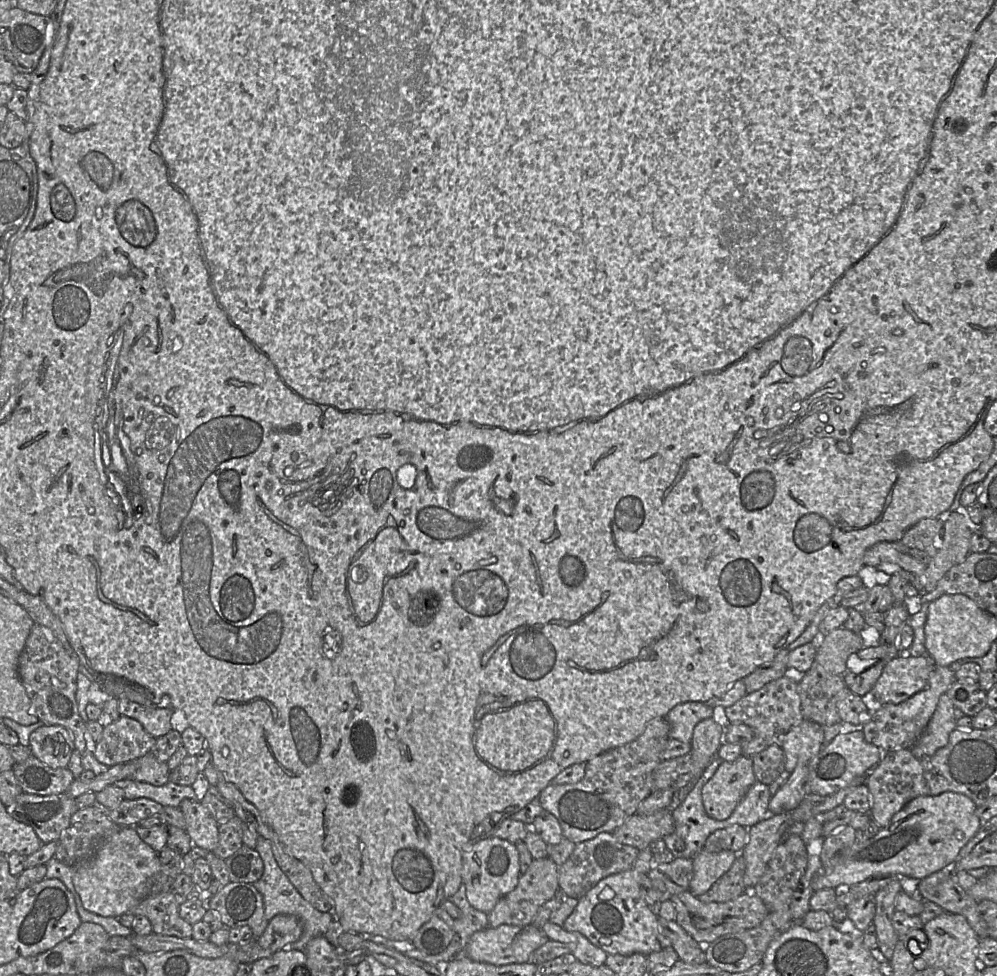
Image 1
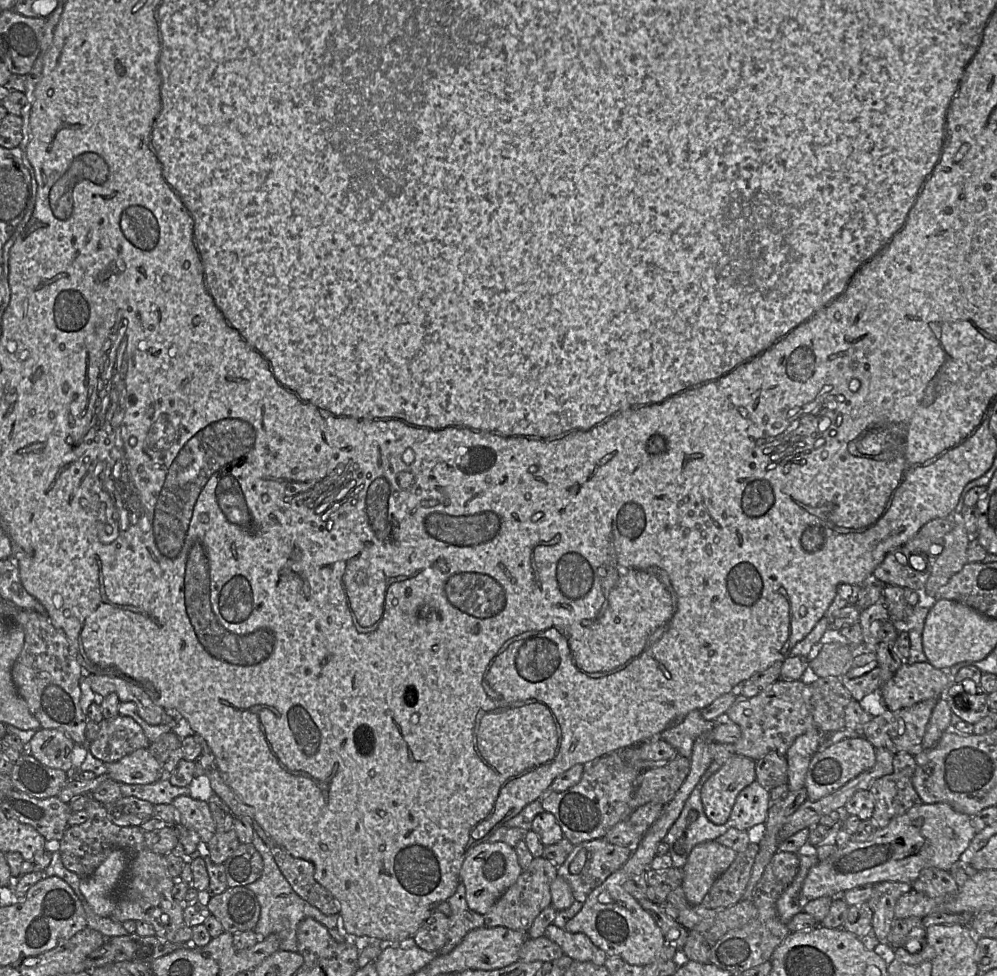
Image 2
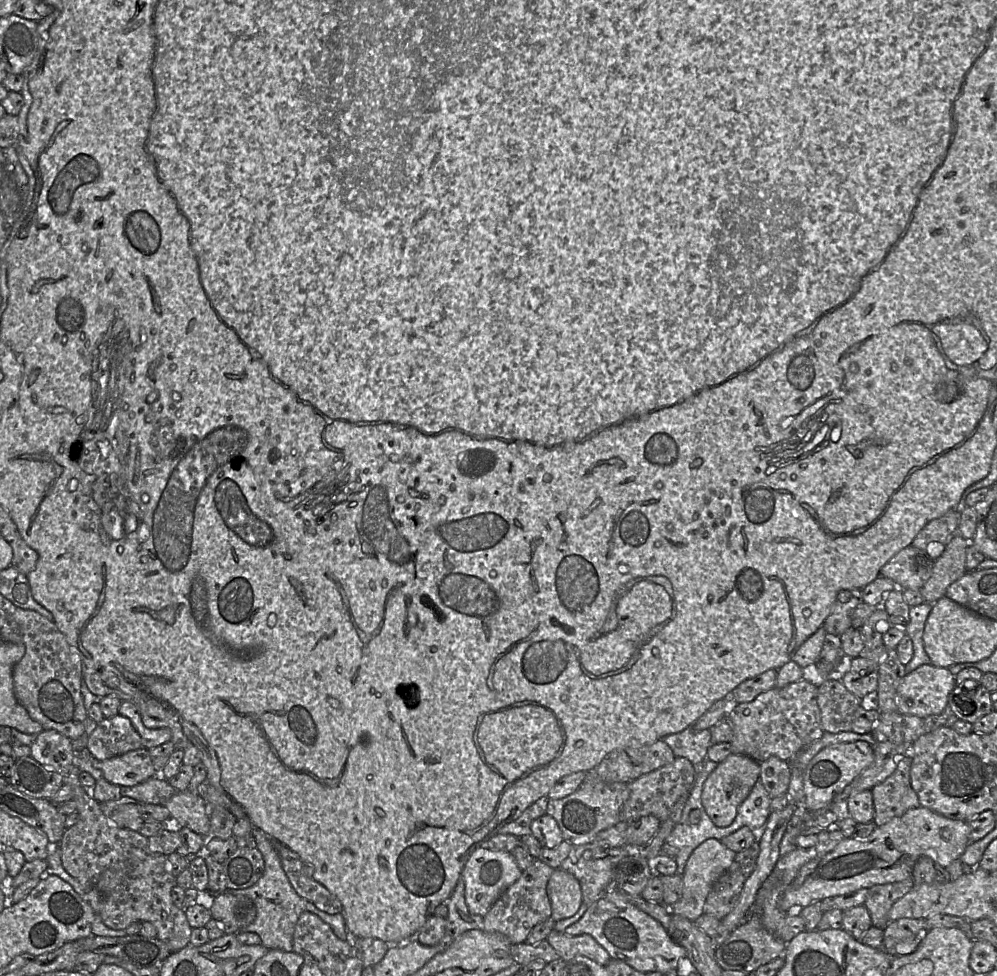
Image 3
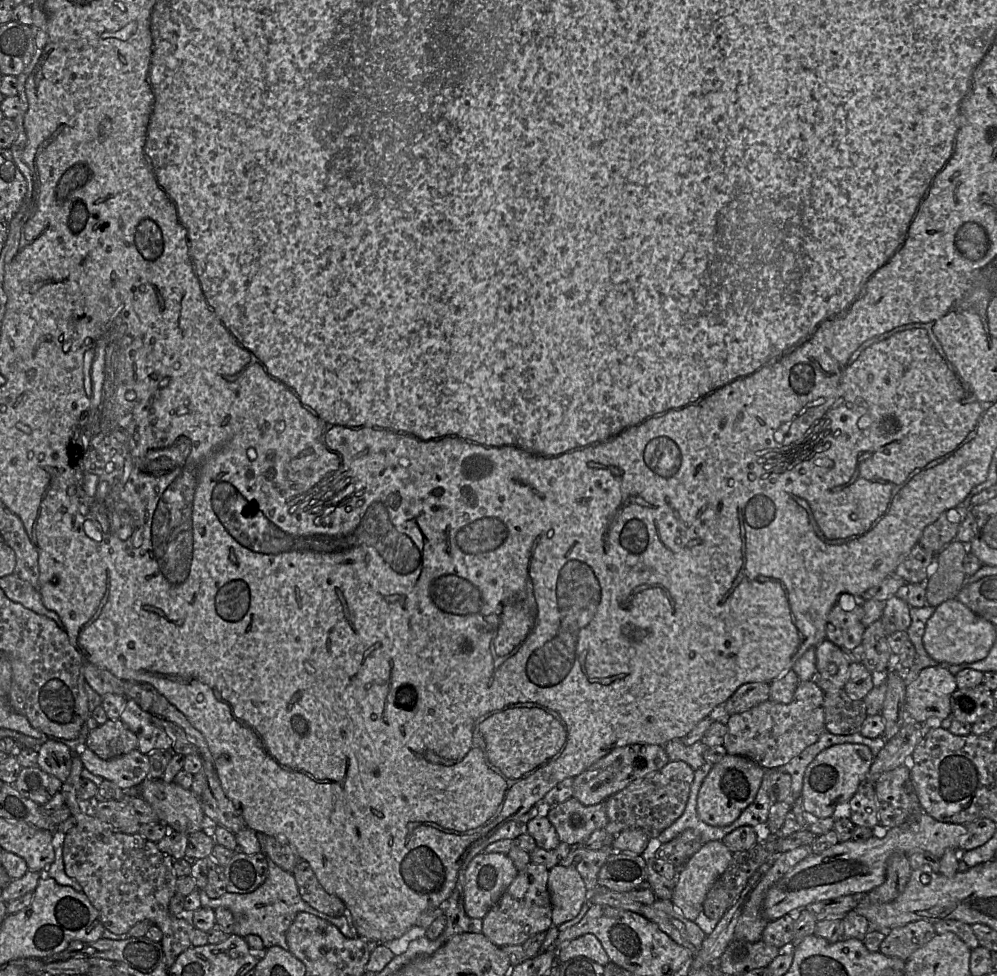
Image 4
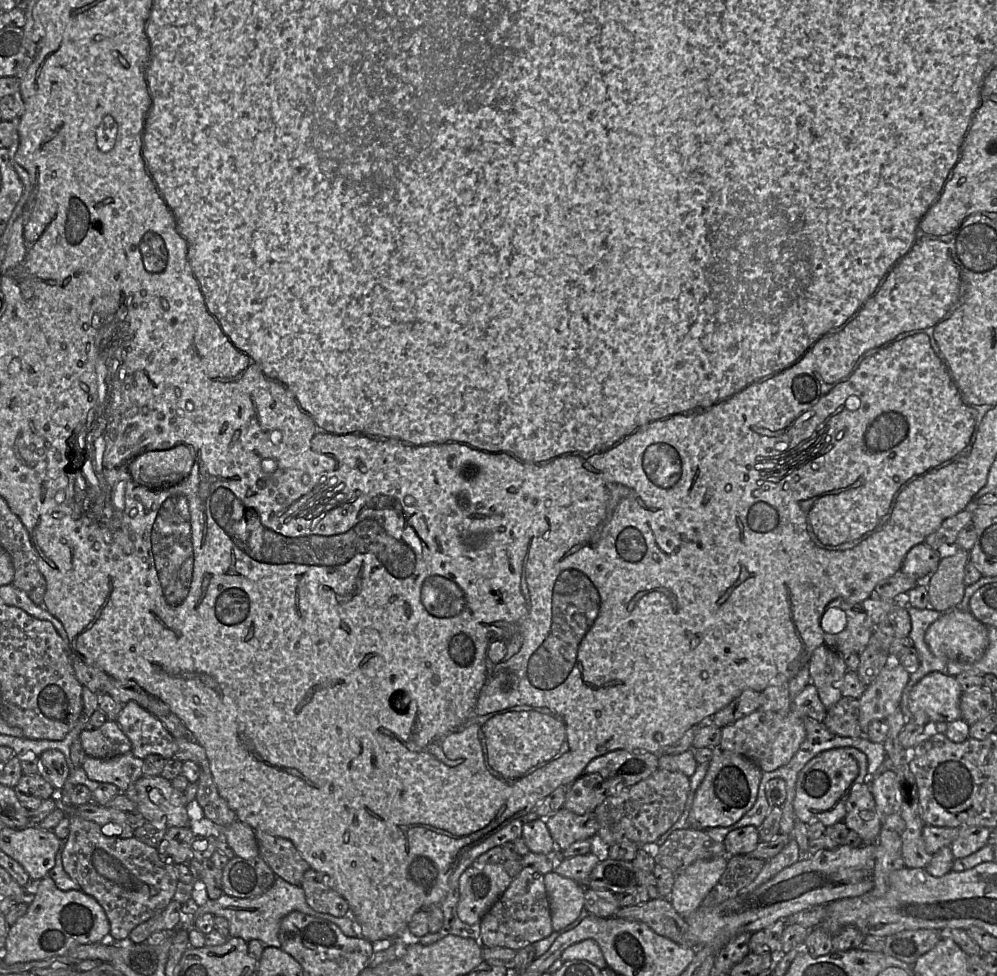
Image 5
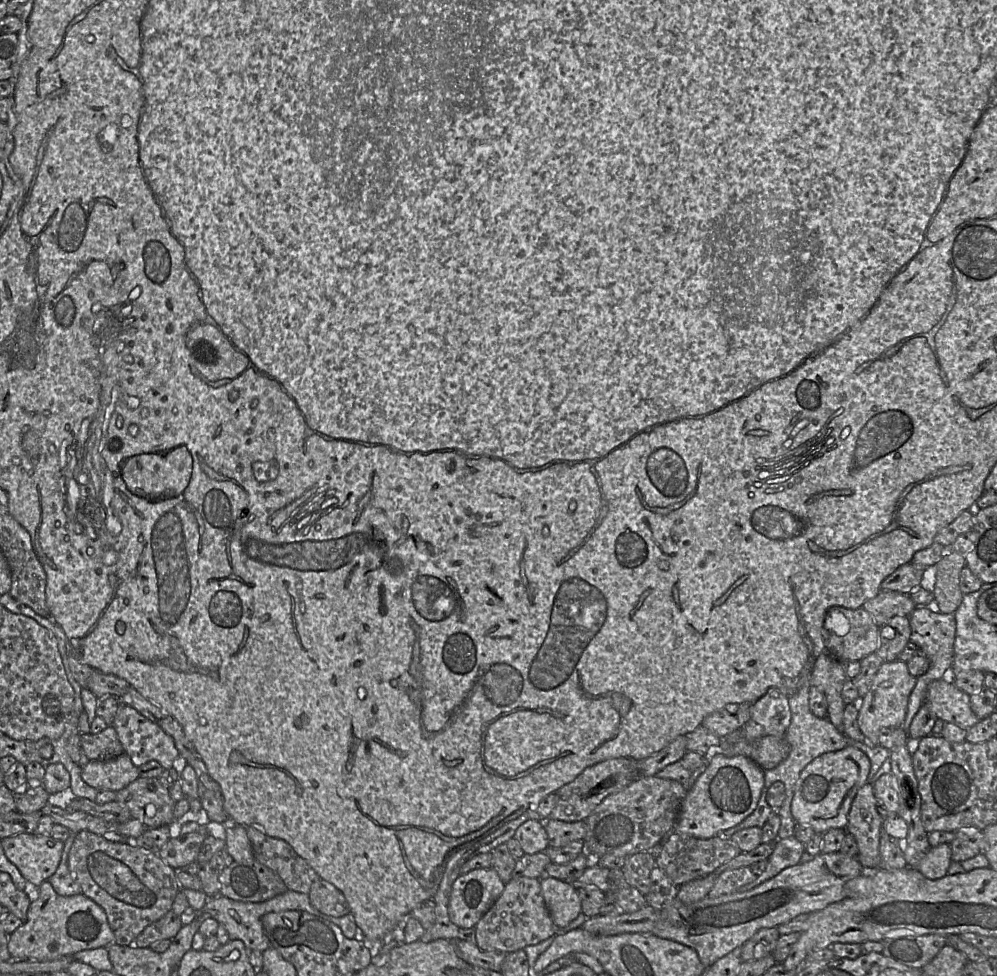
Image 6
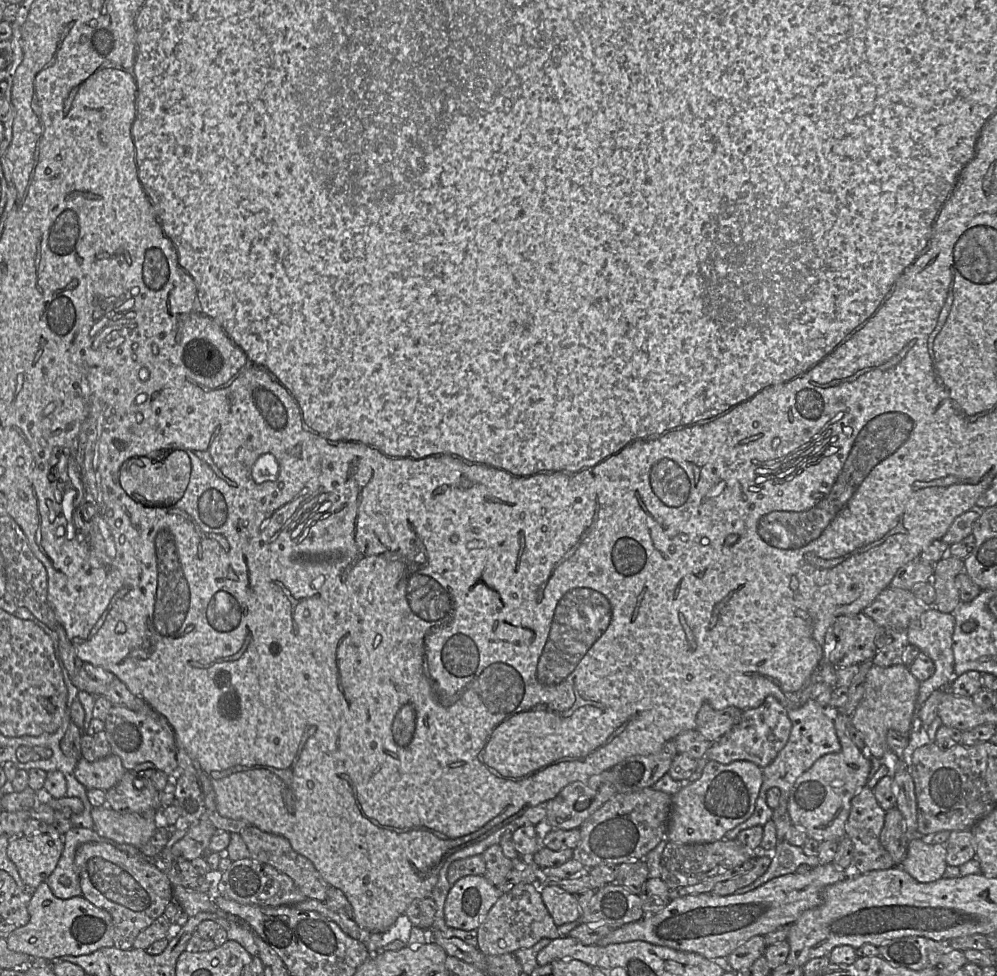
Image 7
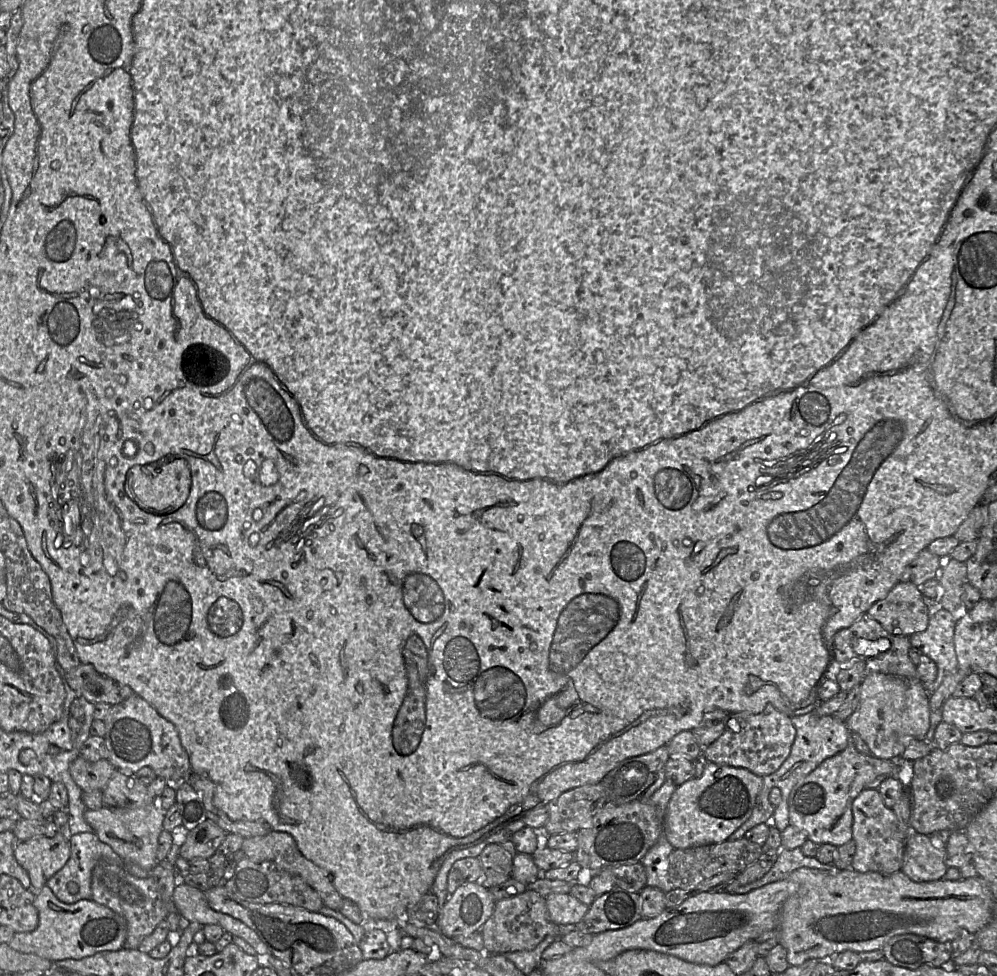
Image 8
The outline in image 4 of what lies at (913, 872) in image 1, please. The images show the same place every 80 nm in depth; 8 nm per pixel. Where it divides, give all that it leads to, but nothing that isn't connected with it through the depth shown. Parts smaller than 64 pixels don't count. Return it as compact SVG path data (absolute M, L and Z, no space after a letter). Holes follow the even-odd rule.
M922 811L901 825L886 828L878 823L873 830L874 835L868 840L839 842L796 864L767 892L763 903L765 918L774 921L787 914L795 915L813 903L854 893L868 893L885 881L887 860L892 854L902 852L910 855L917 851L927 851L941 858L947 849L959 849L967 825L941 822Z

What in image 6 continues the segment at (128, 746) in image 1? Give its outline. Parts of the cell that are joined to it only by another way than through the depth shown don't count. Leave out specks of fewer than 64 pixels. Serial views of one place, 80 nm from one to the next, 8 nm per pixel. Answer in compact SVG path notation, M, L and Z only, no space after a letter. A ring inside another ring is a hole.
M108 725L104 730L96 734L81 734L80 740L89 760L108 761L125 753L112 725Z

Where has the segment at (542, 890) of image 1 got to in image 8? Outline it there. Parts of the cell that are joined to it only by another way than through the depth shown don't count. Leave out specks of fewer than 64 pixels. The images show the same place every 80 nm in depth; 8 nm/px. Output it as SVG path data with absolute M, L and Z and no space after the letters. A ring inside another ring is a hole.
M531 889L497 901L491 916L481 927L480 933L484 952L491 954L531 950L547 935L553 935L557 939L561 937L558 925L549 918L545 897Z

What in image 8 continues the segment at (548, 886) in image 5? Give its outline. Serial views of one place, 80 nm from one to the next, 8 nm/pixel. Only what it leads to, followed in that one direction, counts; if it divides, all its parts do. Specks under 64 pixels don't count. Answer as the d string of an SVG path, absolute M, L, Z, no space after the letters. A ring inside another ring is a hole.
M552 893L546 899L549 918L557 925L576 924L587 913L589 906L570 893Z

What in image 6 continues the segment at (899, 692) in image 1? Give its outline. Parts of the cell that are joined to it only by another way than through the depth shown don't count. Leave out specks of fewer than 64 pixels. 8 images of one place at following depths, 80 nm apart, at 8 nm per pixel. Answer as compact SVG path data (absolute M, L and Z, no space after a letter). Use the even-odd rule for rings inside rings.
M951 677L928 685L925 704L938 719L967 730L980 721L971 708L970 695L959 689Z

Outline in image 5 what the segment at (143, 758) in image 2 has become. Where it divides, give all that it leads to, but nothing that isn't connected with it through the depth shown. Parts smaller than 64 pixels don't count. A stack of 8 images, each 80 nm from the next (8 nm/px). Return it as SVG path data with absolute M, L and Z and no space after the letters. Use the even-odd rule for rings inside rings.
M131 751L112 759L99 759L87 755L82 768L89 779L97 782L112 783L121 792L143 776L144 760Z

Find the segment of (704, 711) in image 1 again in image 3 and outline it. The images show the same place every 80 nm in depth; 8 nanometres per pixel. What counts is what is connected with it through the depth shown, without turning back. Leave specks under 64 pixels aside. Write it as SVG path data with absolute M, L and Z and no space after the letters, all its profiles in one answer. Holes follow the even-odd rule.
M692 726L662 739L675 757L687 758L693 765L701 765L707 759L707 750L712 745L710 729L696 731Z

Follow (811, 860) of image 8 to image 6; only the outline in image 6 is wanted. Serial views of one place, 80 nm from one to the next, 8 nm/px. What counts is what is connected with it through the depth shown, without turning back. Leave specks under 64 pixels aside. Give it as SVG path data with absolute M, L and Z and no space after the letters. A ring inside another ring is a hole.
M795 836L778 839L775 842L773 853L768 858L765 871L755 881L740 887L738 892L743 893L750 891L775 877L782 870L799 864L804 852L804 844Z

